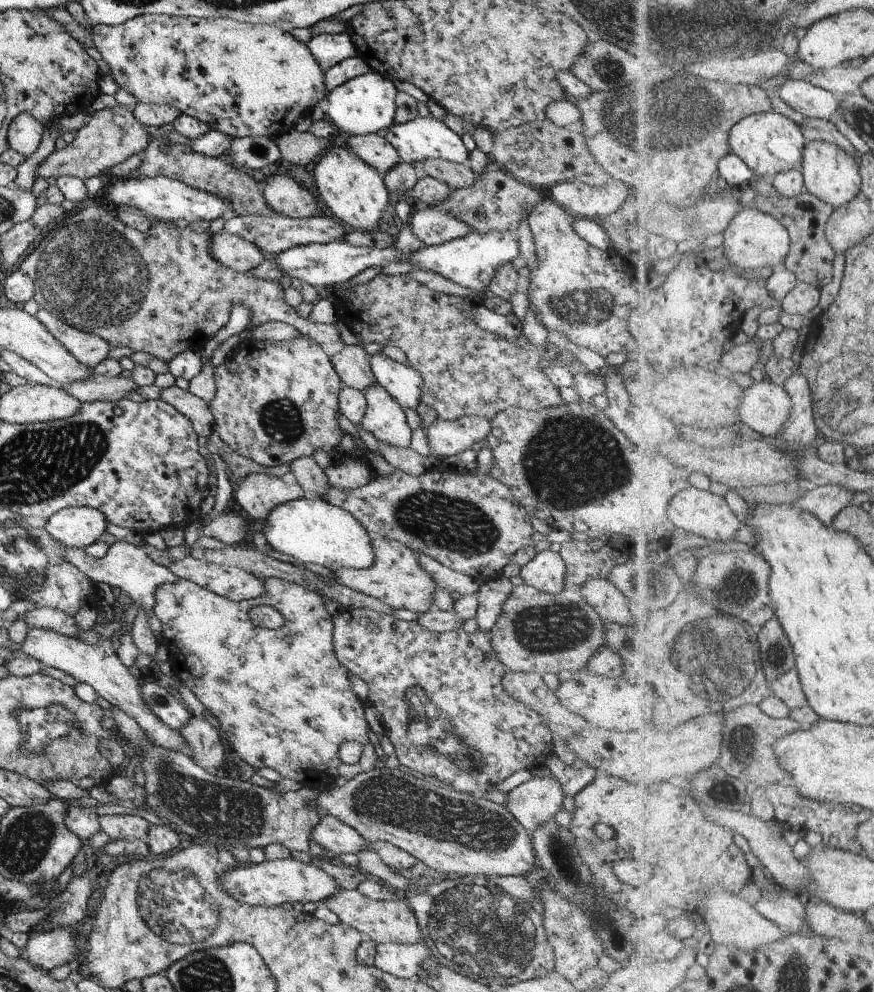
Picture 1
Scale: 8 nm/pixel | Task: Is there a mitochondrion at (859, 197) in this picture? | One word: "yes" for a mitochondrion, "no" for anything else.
no

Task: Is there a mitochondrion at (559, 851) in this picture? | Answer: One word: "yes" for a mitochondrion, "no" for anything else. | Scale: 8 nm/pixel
yes

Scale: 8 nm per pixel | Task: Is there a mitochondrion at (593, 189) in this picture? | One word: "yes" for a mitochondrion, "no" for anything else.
no

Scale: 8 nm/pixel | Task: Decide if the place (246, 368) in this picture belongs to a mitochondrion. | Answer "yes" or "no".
no

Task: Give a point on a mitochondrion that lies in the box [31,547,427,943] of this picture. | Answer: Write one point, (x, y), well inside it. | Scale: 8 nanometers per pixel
(225, 810)

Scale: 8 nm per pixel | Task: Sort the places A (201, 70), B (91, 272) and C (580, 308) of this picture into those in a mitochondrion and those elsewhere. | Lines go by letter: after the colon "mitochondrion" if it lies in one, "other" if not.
A: other
B: mitochondrion
C: mitochondrion

